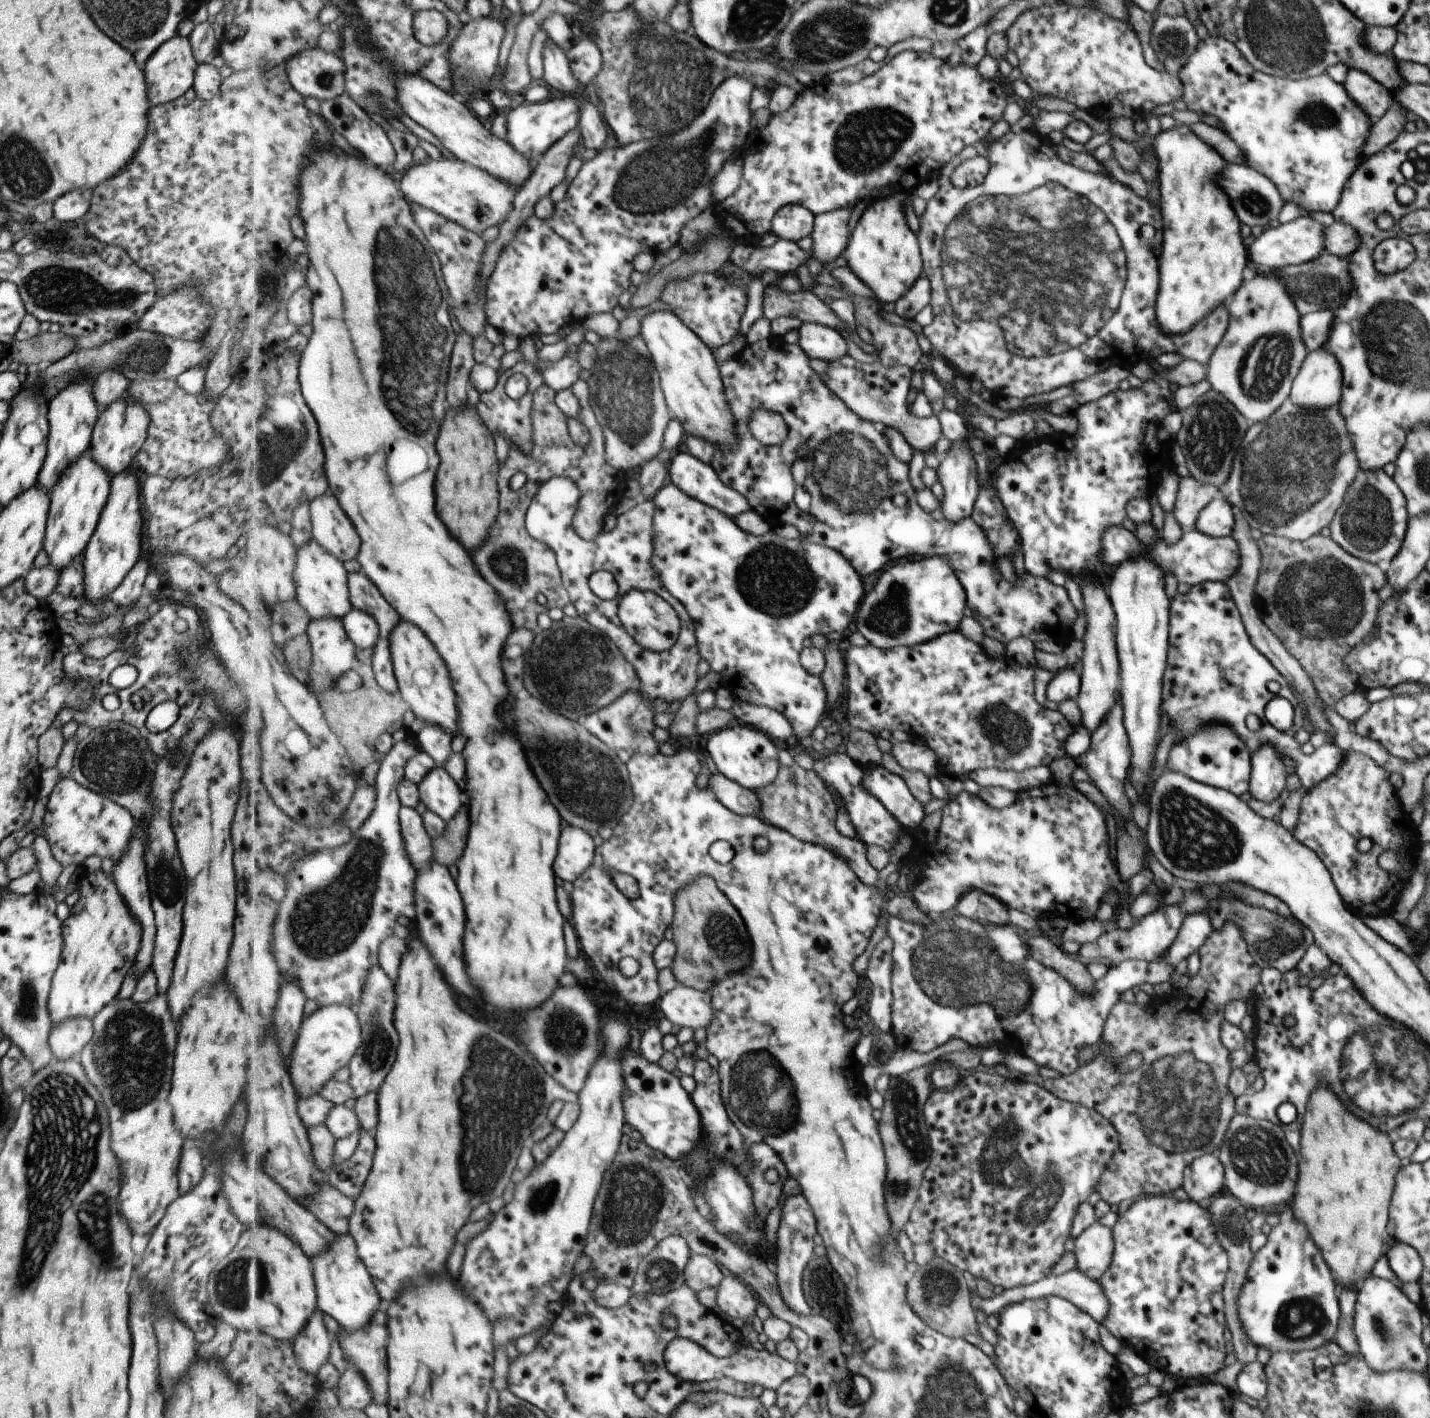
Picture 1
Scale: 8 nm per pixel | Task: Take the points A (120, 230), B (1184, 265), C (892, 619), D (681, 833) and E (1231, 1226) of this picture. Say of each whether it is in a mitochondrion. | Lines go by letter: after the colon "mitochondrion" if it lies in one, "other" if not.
A: other
B: other
C: mitochondrion
D: other
E: mitochondrion

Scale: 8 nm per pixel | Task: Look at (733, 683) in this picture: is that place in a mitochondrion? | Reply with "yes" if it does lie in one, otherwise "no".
no

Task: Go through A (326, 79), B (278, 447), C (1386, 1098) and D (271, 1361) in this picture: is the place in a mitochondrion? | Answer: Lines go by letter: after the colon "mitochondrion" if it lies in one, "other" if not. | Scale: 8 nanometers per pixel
A: mitochondrion
B: mitochondrion
C: mitochondrion
D: other

